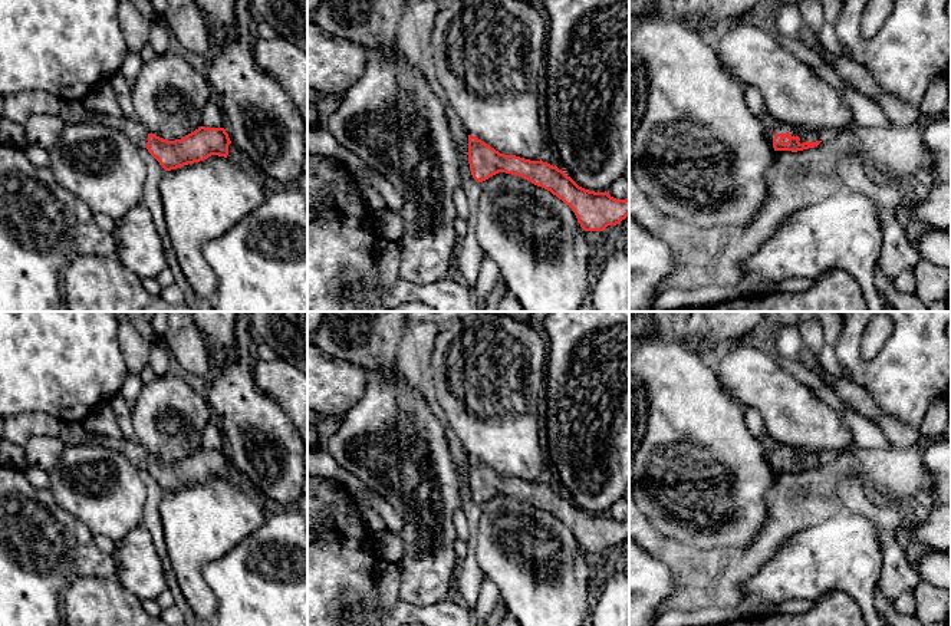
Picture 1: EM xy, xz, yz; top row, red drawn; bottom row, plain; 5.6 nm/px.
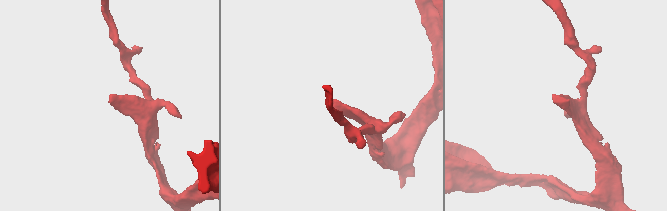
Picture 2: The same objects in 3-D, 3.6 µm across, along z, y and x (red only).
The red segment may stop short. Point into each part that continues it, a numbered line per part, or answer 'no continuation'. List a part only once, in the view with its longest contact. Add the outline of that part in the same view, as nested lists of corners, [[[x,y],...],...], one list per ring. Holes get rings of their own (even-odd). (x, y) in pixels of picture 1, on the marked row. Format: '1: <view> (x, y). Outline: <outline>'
1: yz (780, 128). Outline: [[[777,123],[773,131],[769,134],[769,138],[773,144],[773,138],[776,134],[786,134],[789,132],[792,136],[799,136],[800,138],[800,144],[809,141],[809,142],[816,142],[816,141],[822,141],[823,138],[820,138],[819,135],[810,132],[810,131],[804,131],[804,129],[794,129],[786,123]]]

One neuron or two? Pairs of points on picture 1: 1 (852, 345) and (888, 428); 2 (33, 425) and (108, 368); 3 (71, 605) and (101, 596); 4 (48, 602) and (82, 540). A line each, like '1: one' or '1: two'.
1: two
2: two
3: one
4: one

